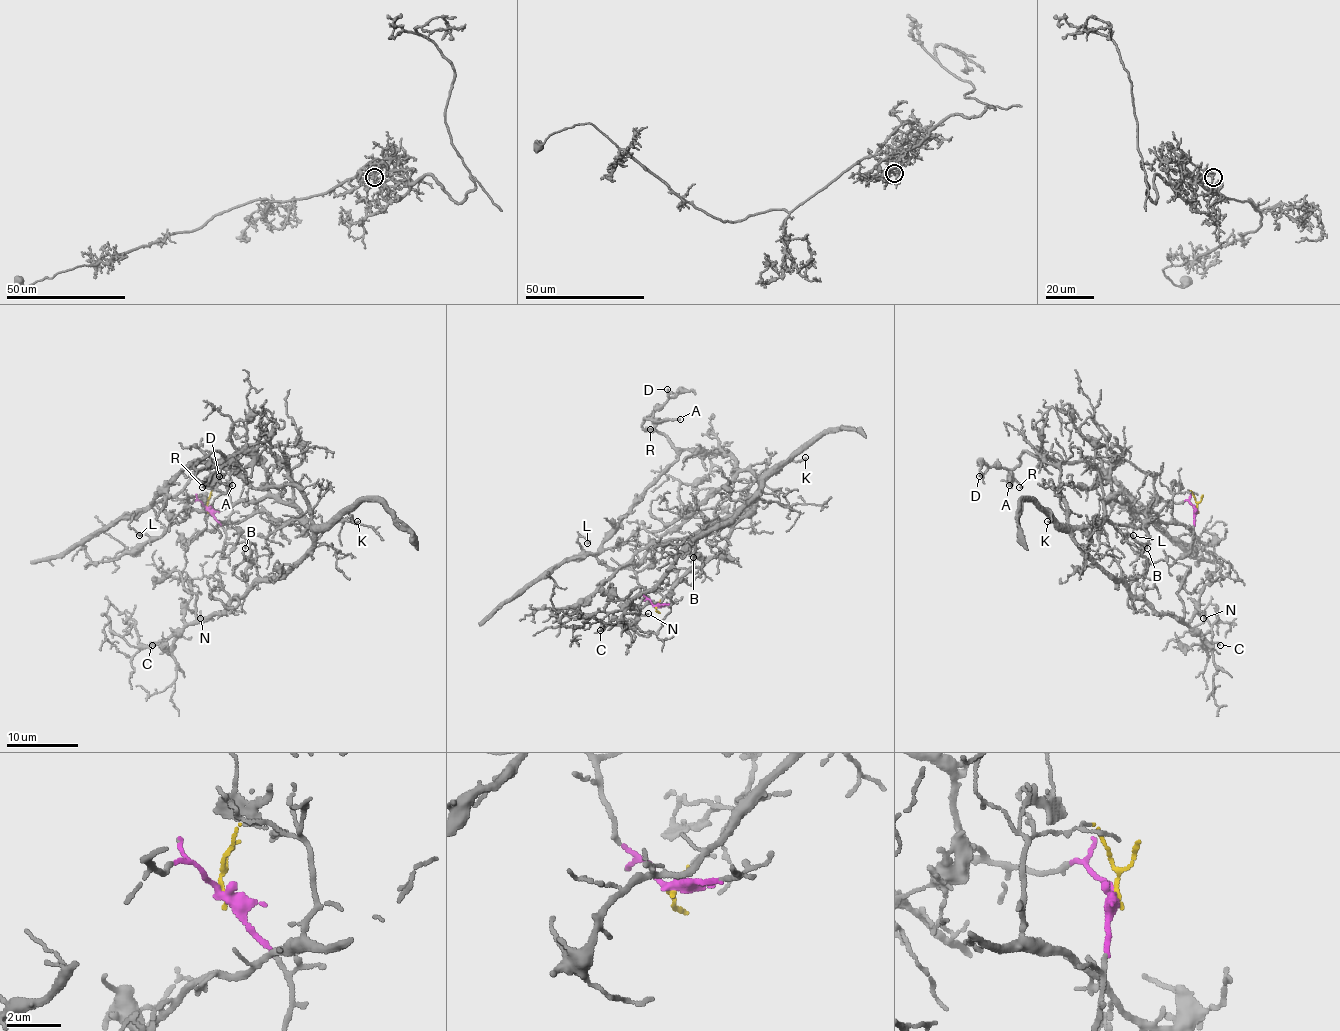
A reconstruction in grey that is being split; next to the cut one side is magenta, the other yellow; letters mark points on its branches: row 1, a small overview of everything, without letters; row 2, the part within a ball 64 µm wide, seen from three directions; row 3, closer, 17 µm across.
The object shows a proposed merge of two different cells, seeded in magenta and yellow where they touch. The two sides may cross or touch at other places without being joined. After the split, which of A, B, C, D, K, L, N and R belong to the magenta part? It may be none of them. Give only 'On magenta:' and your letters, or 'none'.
On magenta: A, D, L, R

